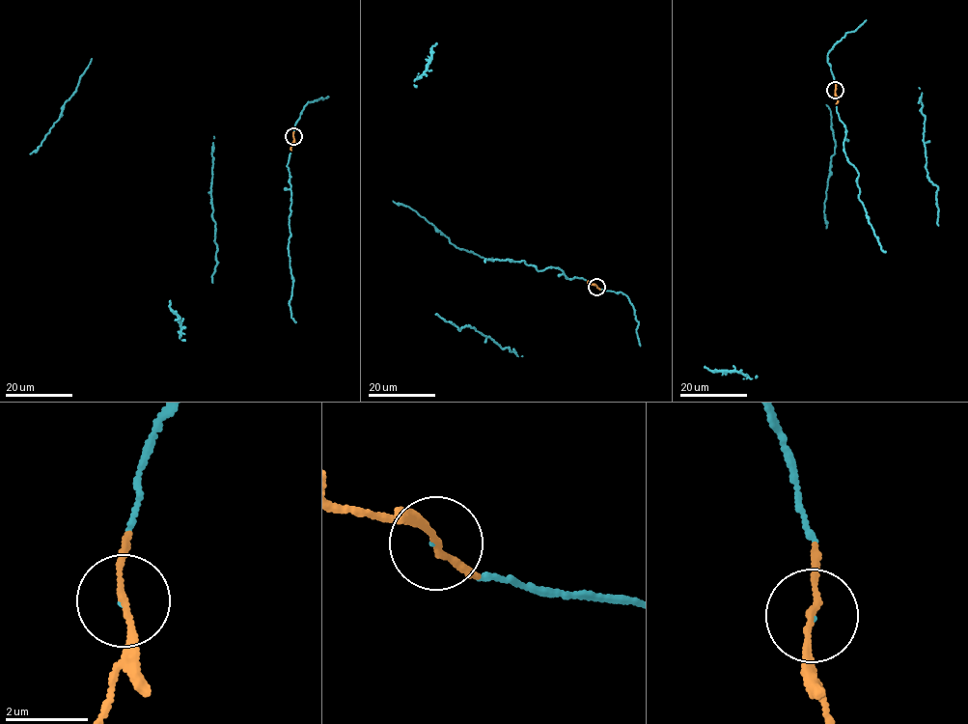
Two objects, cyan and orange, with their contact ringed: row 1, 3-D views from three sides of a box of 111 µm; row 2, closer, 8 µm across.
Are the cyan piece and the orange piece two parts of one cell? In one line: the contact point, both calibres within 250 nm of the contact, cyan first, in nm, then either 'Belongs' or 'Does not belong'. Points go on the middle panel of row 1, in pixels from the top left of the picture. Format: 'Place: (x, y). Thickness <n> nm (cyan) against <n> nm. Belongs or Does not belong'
Place: (596, 287). Thickness 30 nm (cyan) against 130 nm. Belongs

